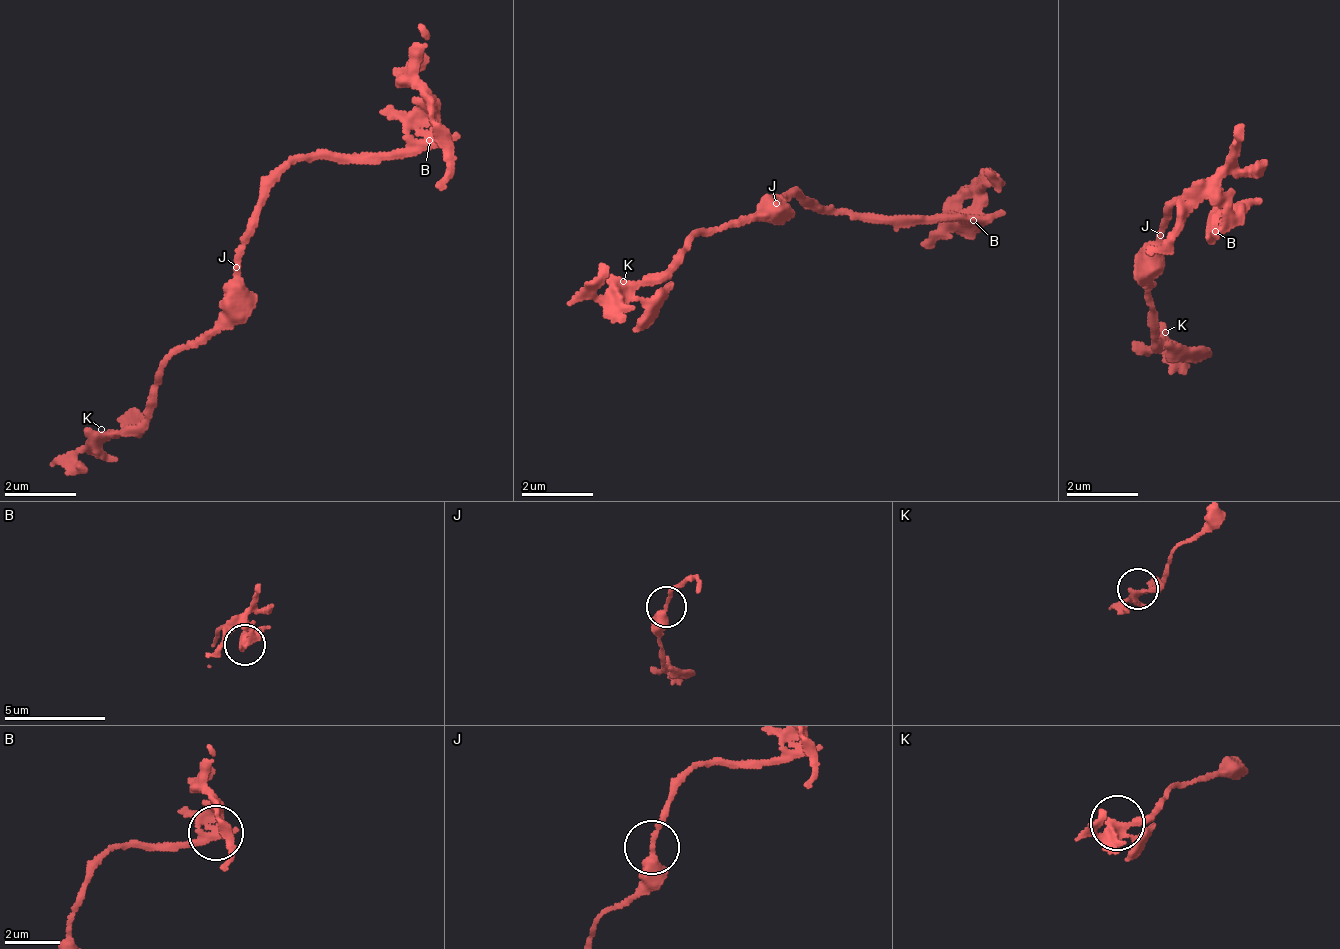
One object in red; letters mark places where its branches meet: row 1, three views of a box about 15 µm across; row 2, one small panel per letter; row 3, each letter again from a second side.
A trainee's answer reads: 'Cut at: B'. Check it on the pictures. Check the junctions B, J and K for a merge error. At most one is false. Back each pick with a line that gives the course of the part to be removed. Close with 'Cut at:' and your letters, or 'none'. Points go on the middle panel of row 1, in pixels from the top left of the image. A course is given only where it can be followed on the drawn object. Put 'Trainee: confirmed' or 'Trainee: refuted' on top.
Trainee: confirmed
B: Course of the part to remove: (976, 217), (969, 181)
Cut at: B

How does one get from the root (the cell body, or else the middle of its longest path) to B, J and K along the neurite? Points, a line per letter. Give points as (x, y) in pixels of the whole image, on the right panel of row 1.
B: (1168, 216), (1168, 209), (1177, 201), (1217, 187), (1206, 237), (1205, 233), (1213, 230)
J: (1168, 216), (1168, 224), (1160, 227), (1160, 235)
K: (1168, 216), (1168, 224), (1160, 227), (1160, 266), (1145, 275), (1152, 341), (1153, 337), (1163, 341), (1165, 332)

